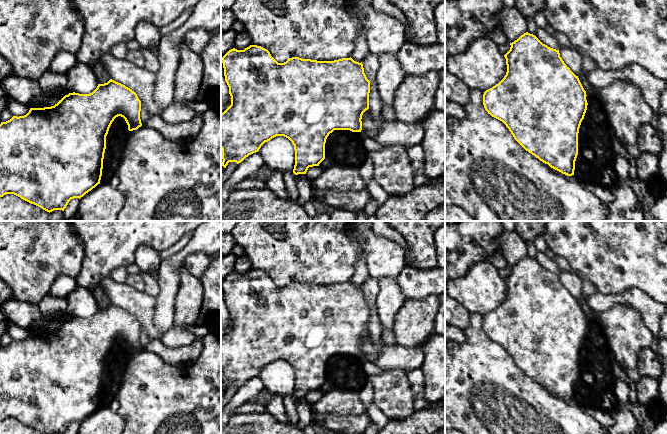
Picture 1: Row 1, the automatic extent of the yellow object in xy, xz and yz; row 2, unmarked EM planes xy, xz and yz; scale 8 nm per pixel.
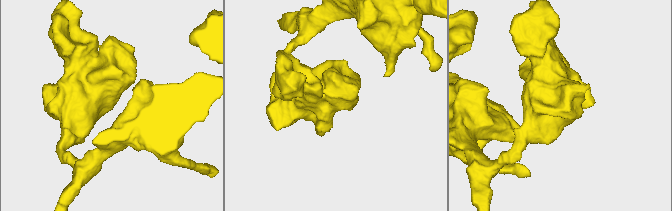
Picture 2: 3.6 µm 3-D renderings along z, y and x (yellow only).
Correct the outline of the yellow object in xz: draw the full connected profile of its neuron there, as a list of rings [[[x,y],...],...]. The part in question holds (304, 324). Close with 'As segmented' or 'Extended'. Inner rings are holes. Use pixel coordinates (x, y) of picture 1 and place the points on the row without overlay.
[[[250,269],[244,274],[235,272],[229,274],[222,282],[224,292],[225,305],[229,311],[231,320],[231,329],[221,338],[221,373],[222,373],[222,390],[226,392],[229,386],[241,387],[249,379],[259,375],[261,370],[270,365],[276,360],[284,360],[288,362],[294,369],[295,374],[295,389],[293,397],[306,398],[309,391],[319,390],[325,383],[325,367],[330,357],[334,354],[350,354],[352,356],[361,356],[362,354],[362,339],[369,333],[369,317],[370,305],[367,303],[362,286],[356,286],[351,281],[342,282],[334,285],[317,285],[311,283],[302,283],[299,281],[289,282],[284,287],[278,287],[270,278],[270,276],[257,269]]]. As segmented

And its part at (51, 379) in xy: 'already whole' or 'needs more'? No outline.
already whole

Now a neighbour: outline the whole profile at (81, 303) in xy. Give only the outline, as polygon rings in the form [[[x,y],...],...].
[[[77,286],[67,297],[66,315],[90,318],[98,310],[98,305],[91,290]]]

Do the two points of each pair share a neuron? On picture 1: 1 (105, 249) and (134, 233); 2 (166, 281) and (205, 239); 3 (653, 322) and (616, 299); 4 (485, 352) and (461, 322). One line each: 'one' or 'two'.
1: one
2: one
3: one
4: two

